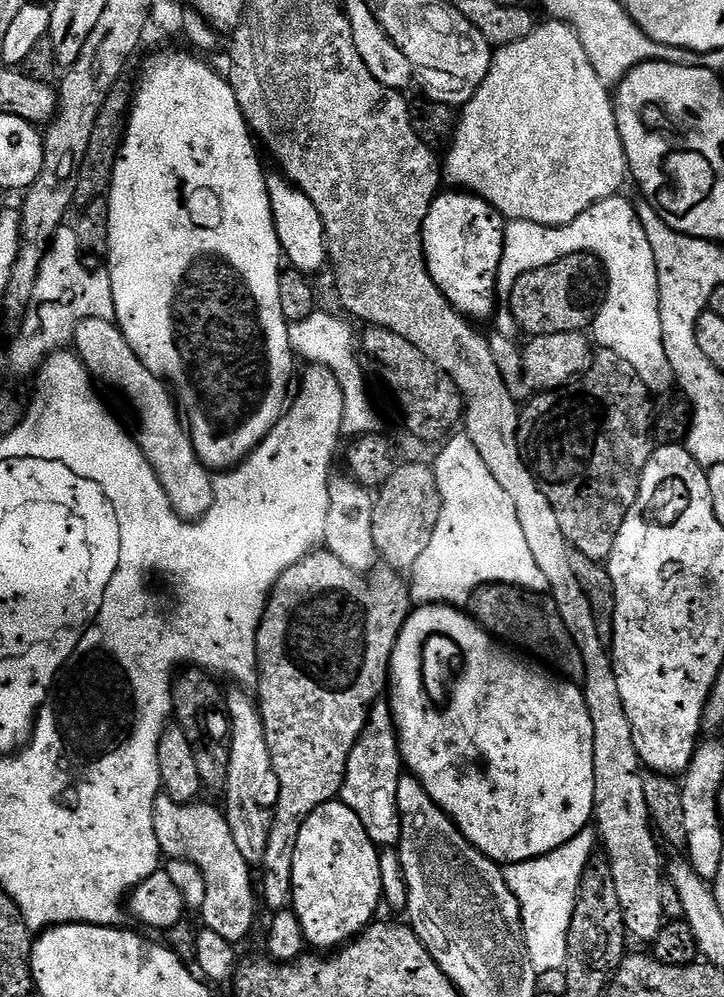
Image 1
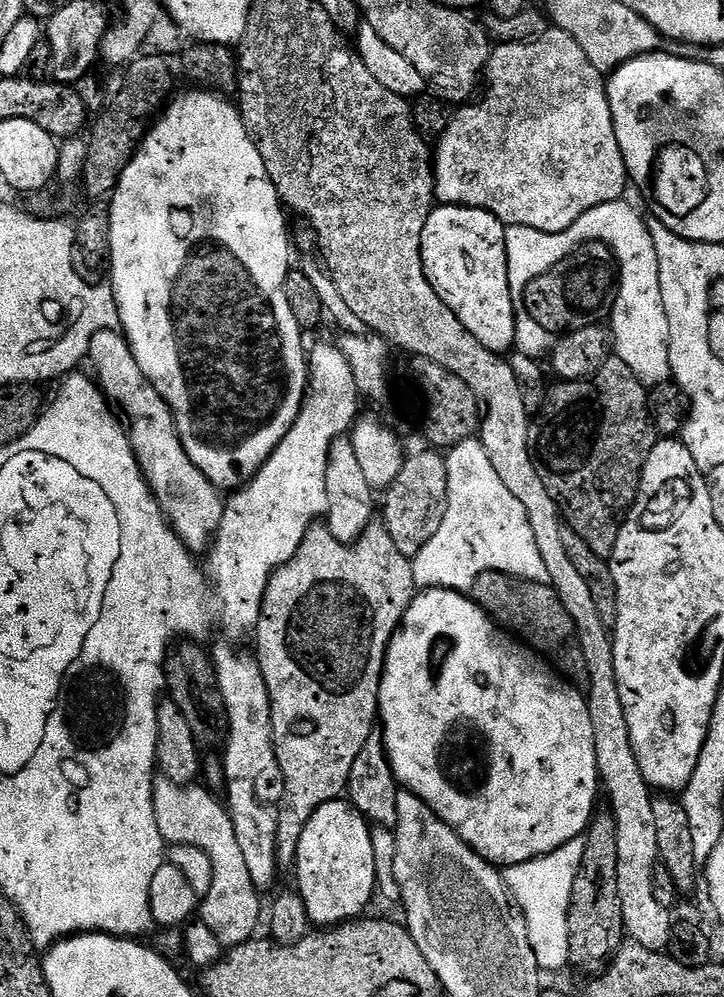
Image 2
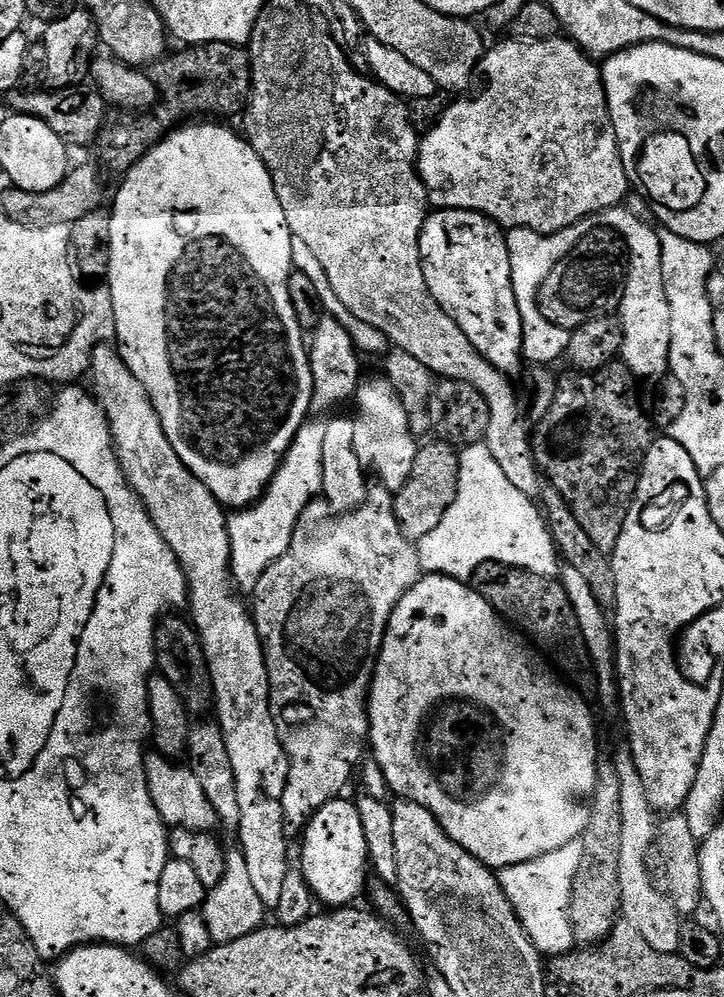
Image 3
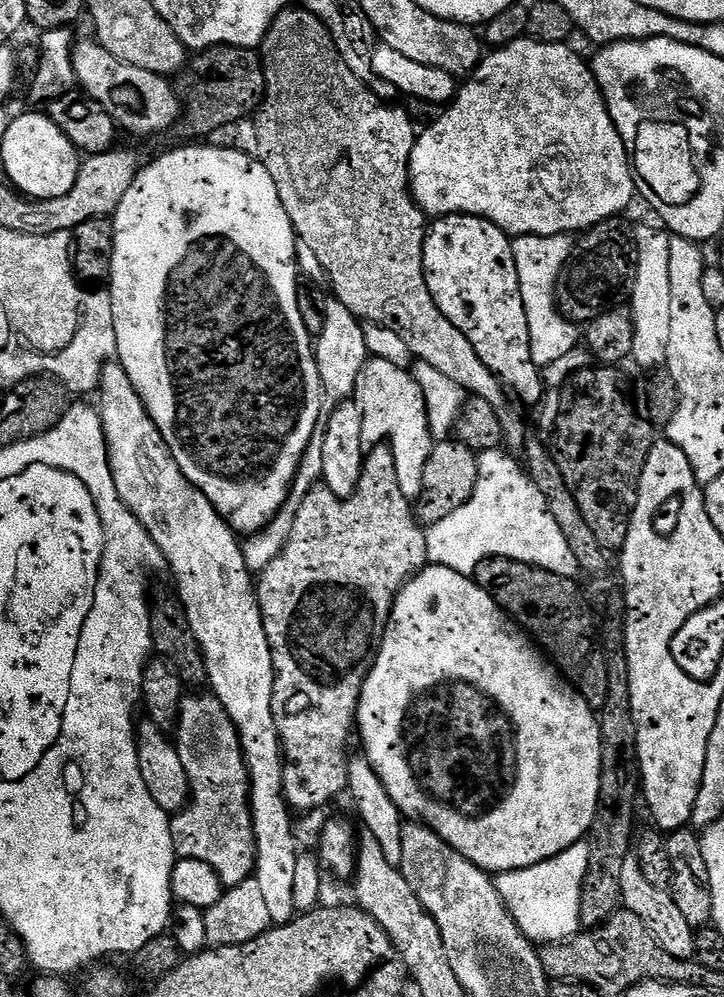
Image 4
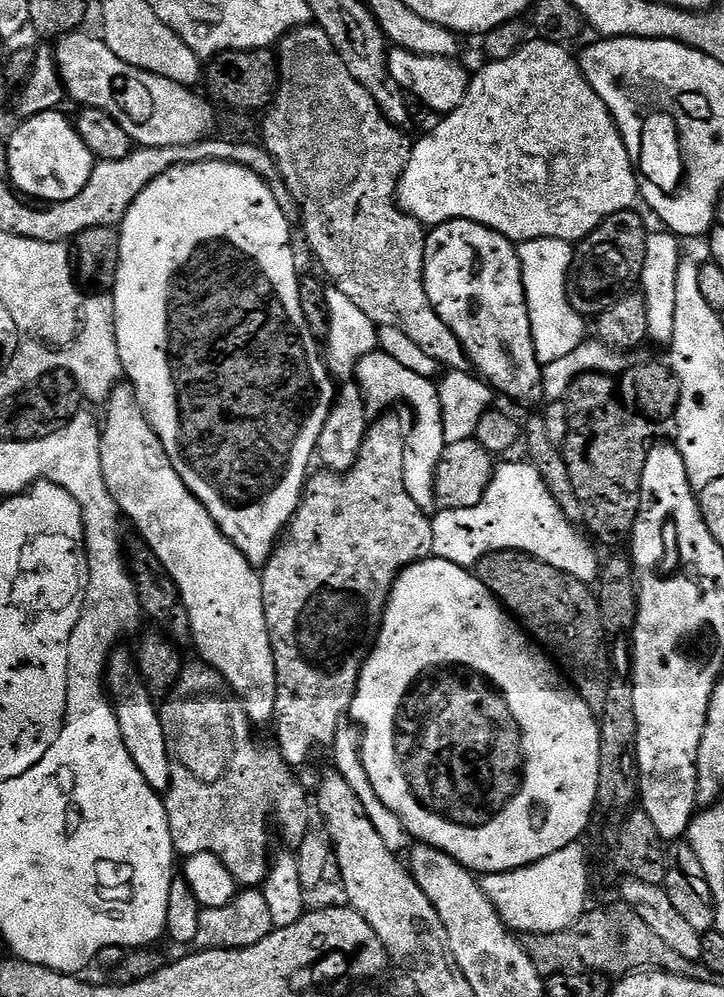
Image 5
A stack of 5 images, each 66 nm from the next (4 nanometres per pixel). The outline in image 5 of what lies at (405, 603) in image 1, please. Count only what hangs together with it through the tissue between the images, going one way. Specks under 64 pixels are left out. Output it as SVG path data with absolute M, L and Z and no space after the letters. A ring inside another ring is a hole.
M384 416L380 421L373 423L364 435L362 450L354 462L354 466L346 473L329 472L327 470L313 471L304 485L304 495L300 497L300 505L292 523L283 533L282 539L273 547L272 556L262 568L262 602L266 610L266 626L272 643L274 654L274 666L276 667L276 714L274 717L274 729L276 728L276 740L278 751L284 755L284 761L293 769L300 767L311 758L312 752L319 748L331 749L336 743L340 731L340 723L344 716L349 715L352 699L356 693L356 687L360 681L360 671L372 645L376 642L376 636L380 632L380 624L384 620L384 608L388 605L388 594L391 592L396 577L404 569L420 560L427 560L433 555L434 530L429 513L414 506L414 498L406 494L404 485L404 445L410 431L409 421L404 421L400 416Z

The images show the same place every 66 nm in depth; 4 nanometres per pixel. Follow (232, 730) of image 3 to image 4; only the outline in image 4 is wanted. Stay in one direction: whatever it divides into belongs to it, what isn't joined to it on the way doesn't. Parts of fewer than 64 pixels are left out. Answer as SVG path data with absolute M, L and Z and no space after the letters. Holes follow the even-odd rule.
M118 362L104 365L100 375L99 396L98 411L104 427L114 486L122 502L126 502L128 509L136 515L138 522L142 522L150 538L159 546L165 565L169 569L172 567L172 576L176 579L175 591L184 604L186 614L190 618L190 630L194 630L194 638L198 638L204 655L208 671L207 683L212 684L211 691L222 702L226 714L234 722L236 732L240 736L240 749L244 752L244 762L248 765L250 777L252 825L256 835L254 879L262 889L273 925L289 924L298 915L294 906L294 866L298 849L296 849L296 836L292 833L293 813L288 807L288 801L283 797L286 757L280 747L280 735L272 713L274 662L262 622L260 603L256 597L253 573L248 571L244 561L244 549L237 533L233 532L232 527L221 518L218 510L214 510L210 498L206 498L206 494L195 488L186 478L186 474L182 474L158 426L150 418L143 398L138 394L138 390L134 390L130 374L126 374L126 370Z

